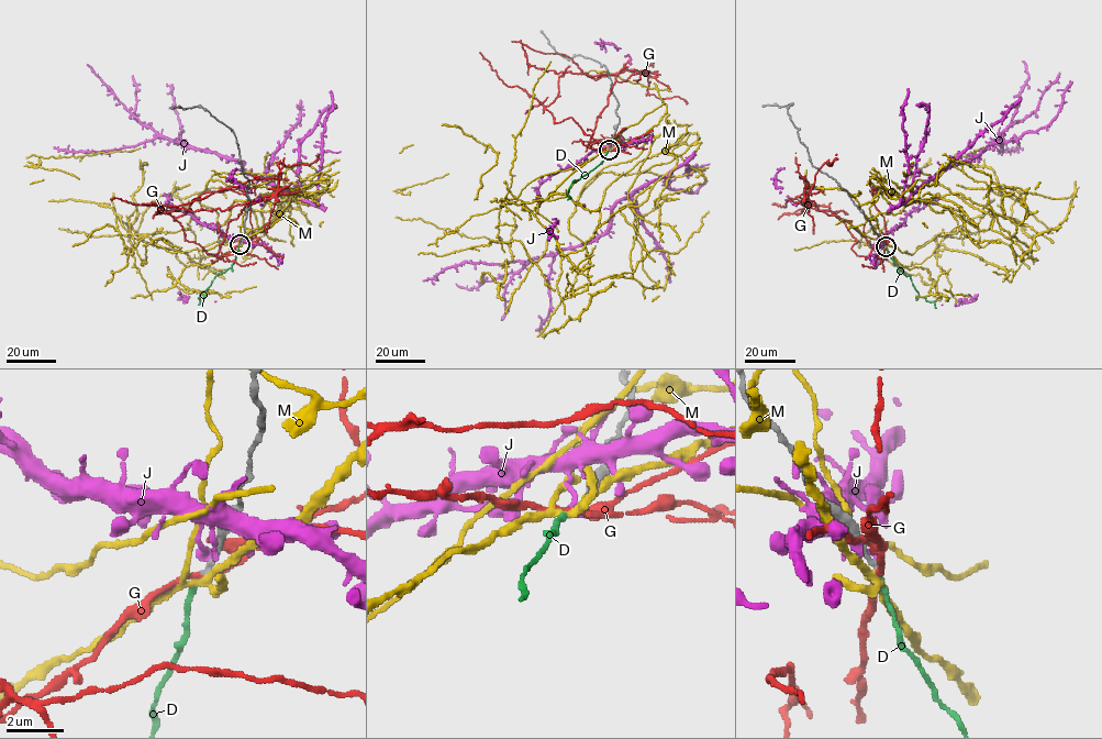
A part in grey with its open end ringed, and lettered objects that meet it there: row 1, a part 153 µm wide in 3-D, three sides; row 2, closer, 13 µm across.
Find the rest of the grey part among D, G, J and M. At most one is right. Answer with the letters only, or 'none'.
D

